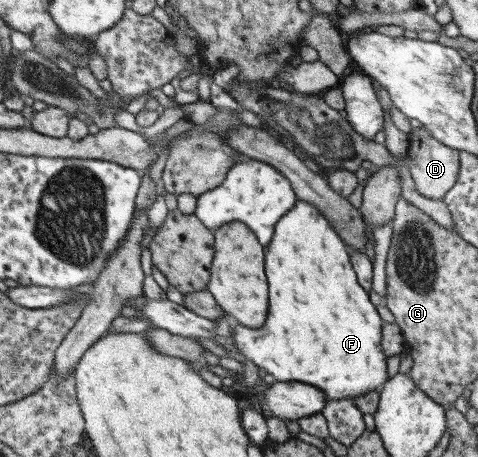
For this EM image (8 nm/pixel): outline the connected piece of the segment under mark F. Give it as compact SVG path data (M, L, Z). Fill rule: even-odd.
M297 201L292 208L283 214L283 217L274 225L274 234L265 248L264 272L268 279L269 305L266 322L257 329L251 329L241 324L234 327L232 343L238 352L247 360L252 361L258 369L265 369L269 375L273 375L276 381L295 381L303 384L311 384L324 391L326 401L336 399L354 399L362 393L375 390L381 383L385 384L389 379L387 375L386 355L382 352L382 325L383 320L377 312L376 306L369 300L366 289L359 285L349 253L347 253L346 243L339 237L339 234L331 227L330 221L319 211L319 208L312 203Z

